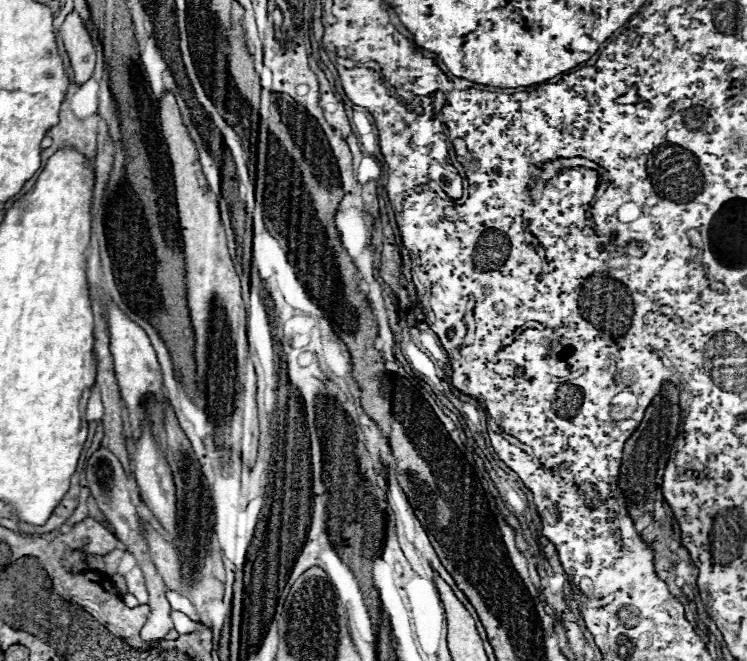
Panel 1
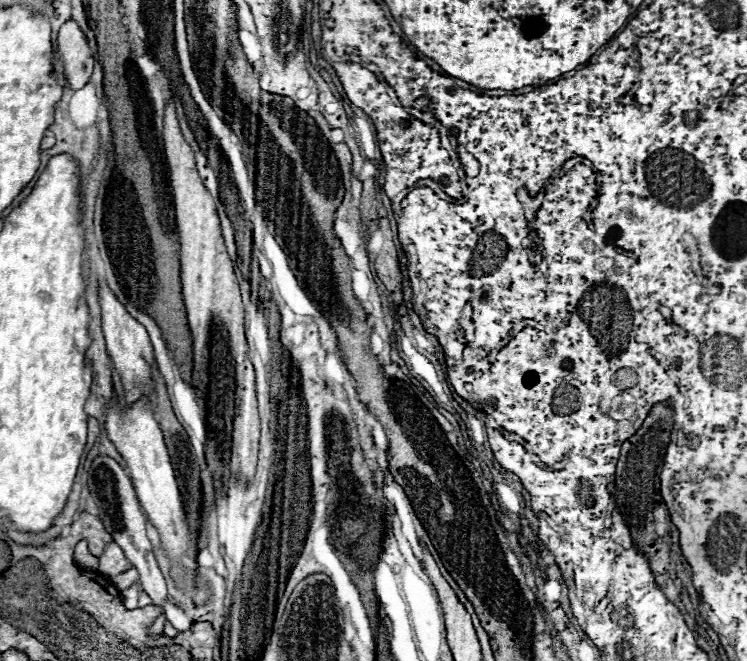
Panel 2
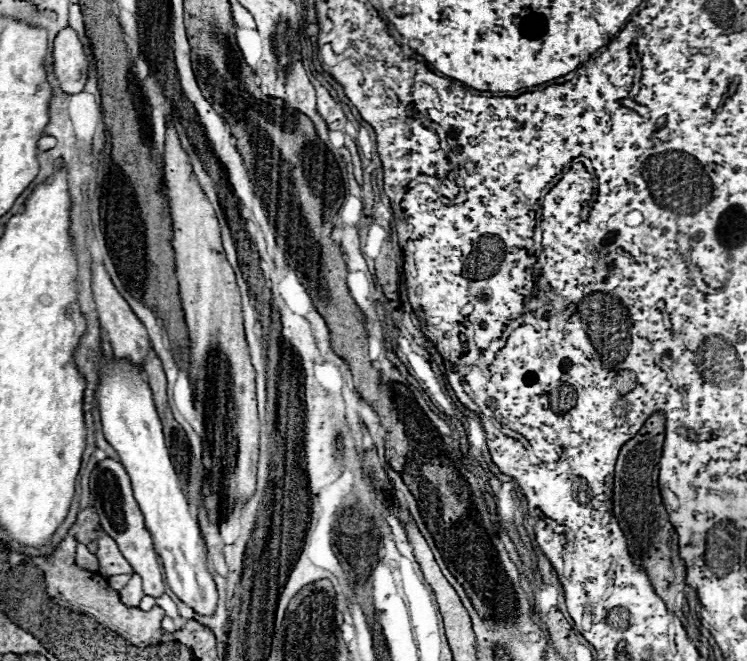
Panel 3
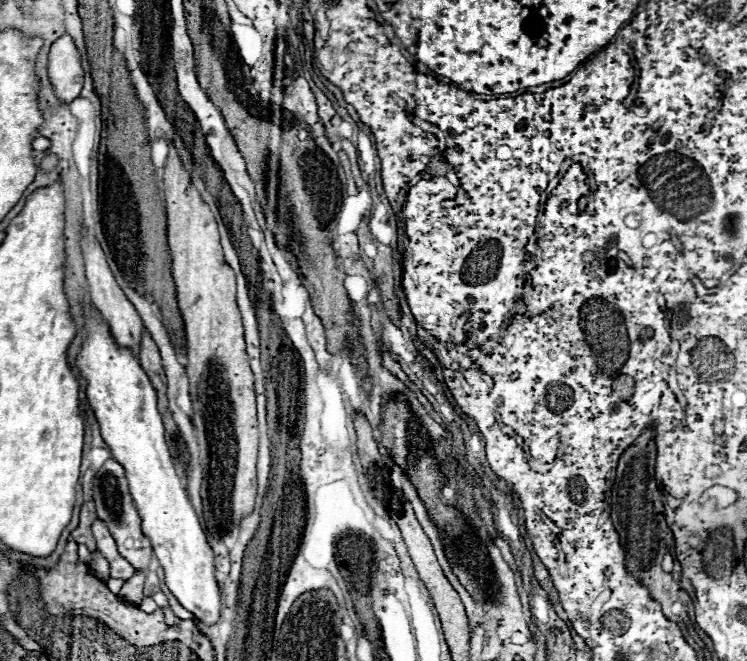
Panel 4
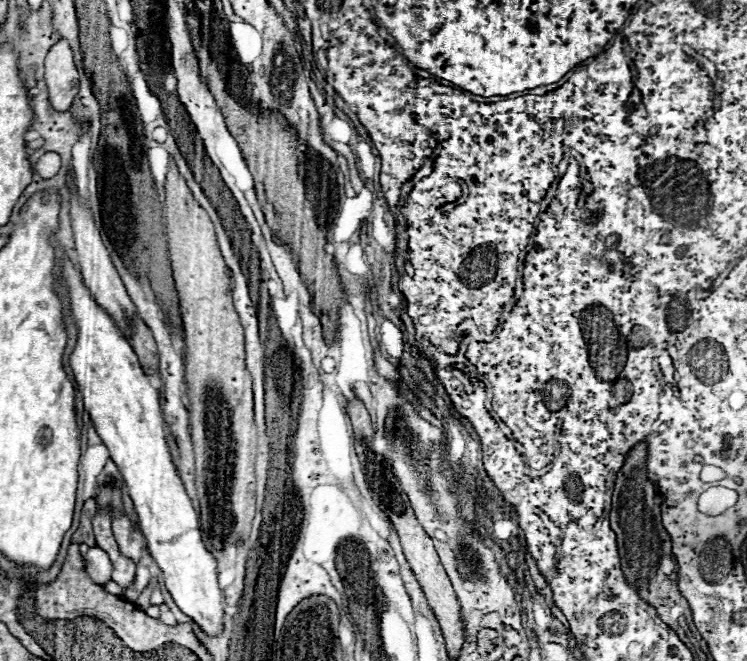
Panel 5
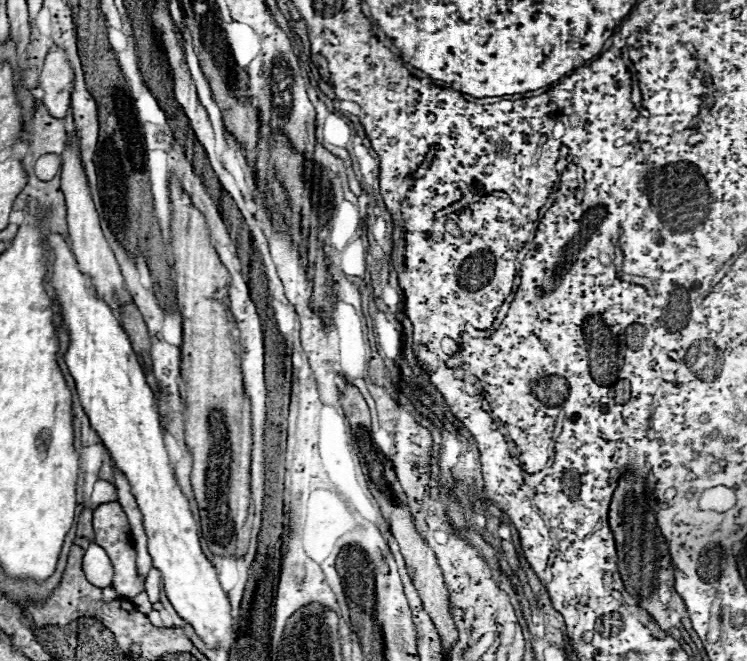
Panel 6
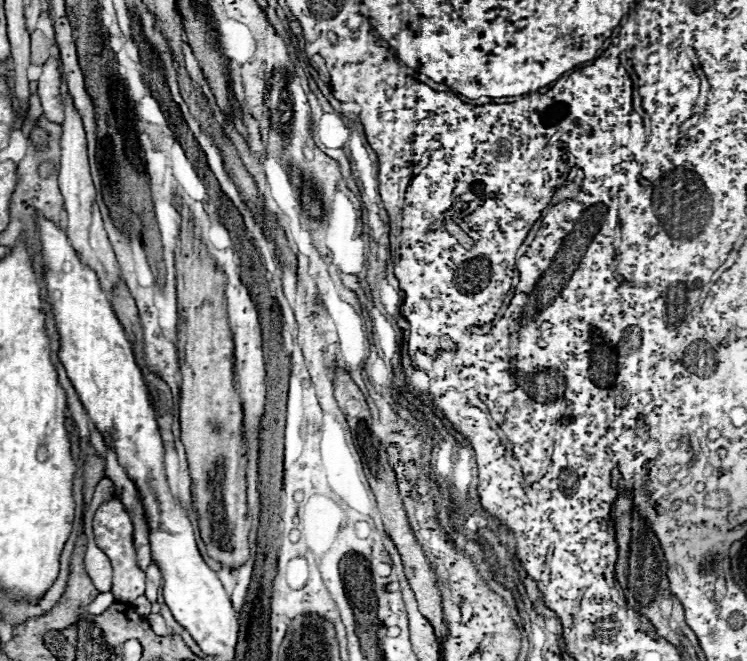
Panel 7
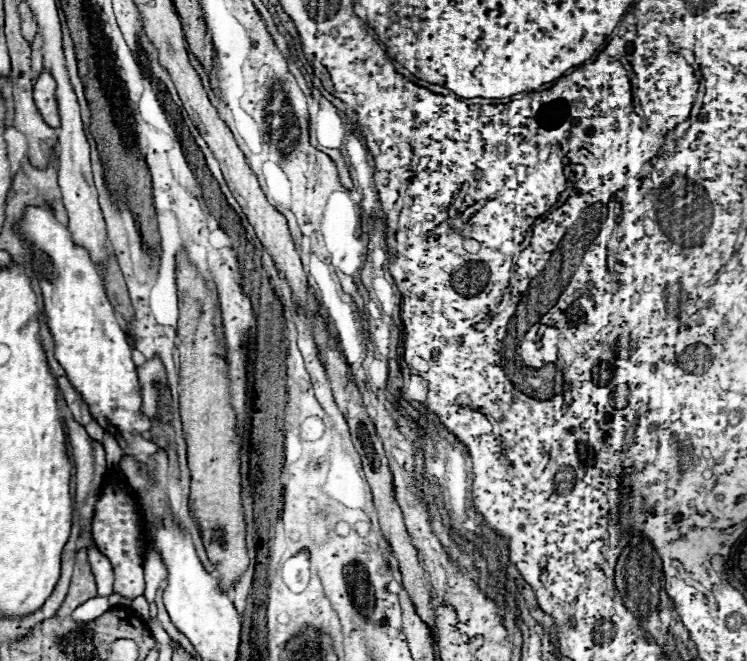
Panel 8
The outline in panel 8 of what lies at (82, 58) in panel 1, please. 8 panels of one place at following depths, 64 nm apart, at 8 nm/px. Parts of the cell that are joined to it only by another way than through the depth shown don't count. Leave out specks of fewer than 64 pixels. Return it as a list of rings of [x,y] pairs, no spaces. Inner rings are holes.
[[[40,74],[40,78],[36,80],[34,86],[34,102],[36,108],[42,116],[42,120],[50,126],[50,128],[58,128],[60,126],[60,116],[58,116],[58,104],[56,104],[56,82],[50,74]]]

